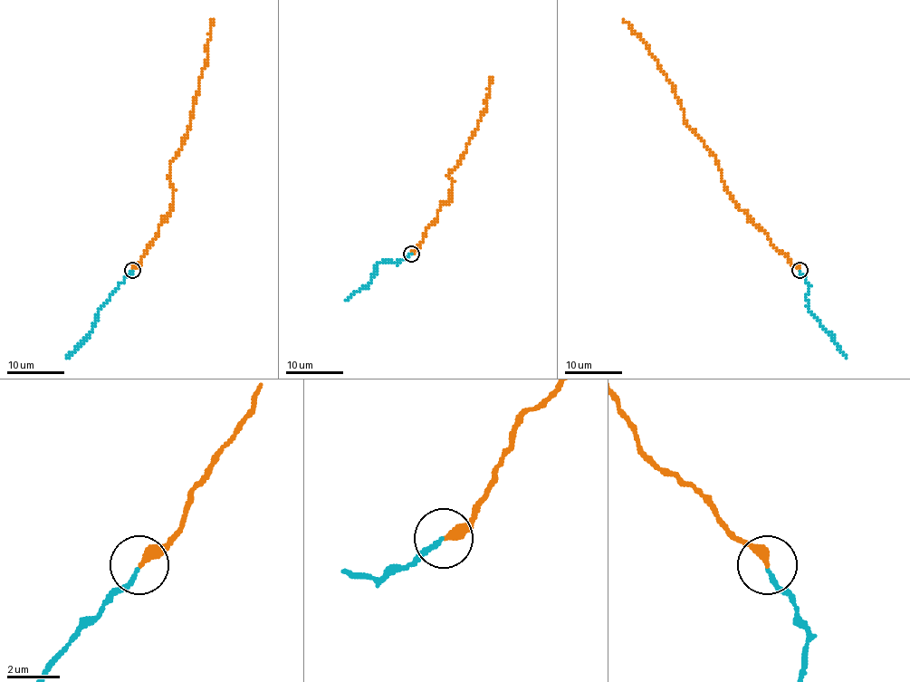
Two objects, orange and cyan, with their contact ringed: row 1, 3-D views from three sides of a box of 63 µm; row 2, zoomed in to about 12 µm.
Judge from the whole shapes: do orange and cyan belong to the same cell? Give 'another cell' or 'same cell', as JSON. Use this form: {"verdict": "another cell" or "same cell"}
{"verdict": "another cell"}

